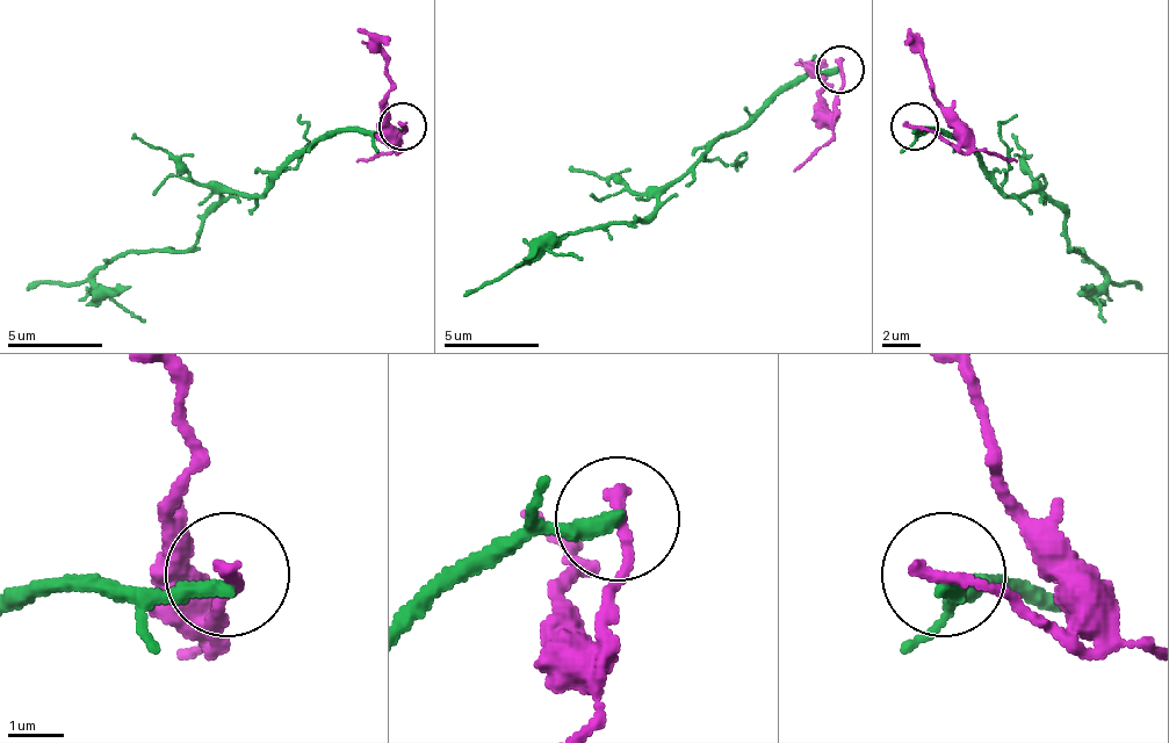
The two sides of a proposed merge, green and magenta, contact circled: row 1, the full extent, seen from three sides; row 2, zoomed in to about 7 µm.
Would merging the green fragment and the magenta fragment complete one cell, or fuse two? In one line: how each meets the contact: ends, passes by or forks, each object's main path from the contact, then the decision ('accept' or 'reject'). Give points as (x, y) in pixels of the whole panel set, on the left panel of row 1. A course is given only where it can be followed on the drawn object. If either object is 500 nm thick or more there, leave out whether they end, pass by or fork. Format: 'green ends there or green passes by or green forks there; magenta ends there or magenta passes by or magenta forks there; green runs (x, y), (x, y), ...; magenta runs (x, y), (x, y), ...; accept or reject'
green ends there; magenta ends there; green runs (404, 130), (318, 135), (255, 196), (223, 196), (189, 249), (132, 249), (85, 282), (37, 282), (27, 291); magenta runs (404, 124), (404, 130), (389, 139), (384, 58), (356, 29); reject

